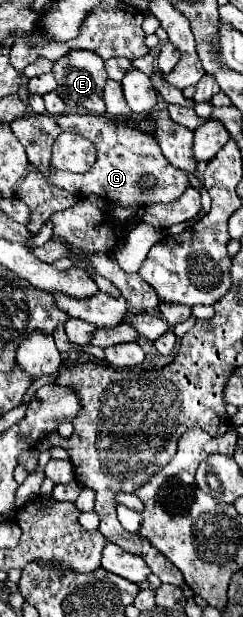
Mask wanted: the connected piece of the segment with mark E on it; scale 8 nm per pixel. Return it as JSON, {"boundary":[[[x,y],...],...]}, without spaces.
{"boundary":[[[75,50],[69,56],[63,56],[53,74],[57,78],[57,92],[69,108],[81,106],[95,114],[105,112],[103,88],[107,82],[107,72],[103,68],[103,60],[93,52]]]}

